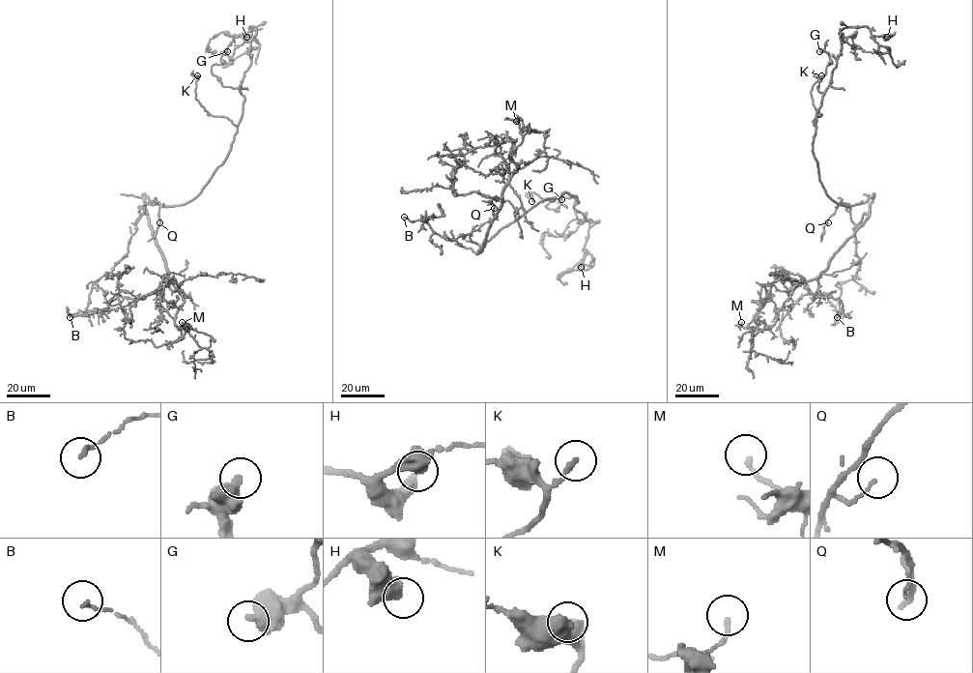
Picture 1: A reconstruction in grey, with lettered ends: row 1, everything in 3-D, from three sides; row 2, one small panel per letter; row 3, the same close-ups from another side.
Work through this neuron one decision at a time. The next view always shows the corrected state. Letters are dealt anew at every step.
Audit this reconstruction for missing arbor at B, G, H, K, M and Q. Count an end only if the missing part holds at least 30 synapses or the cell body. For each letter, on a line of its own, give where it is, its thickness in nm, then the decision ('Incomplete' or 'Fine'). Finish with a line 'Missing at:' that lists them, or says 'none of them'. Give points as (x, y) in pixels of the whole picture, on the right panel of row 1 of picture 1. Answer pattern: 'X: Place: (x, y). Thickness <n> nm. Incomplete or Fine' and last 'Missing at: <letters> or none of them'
B: Place: (837, 317). Thickness 150 nm. Fine
G: Place: (819, 51). Thickness 360 nm. Fine
H: Place: (887, 37). Thickness 440 nm. Fine
K: Place: (821, 75). Thickness 200 nm. Fine
M: Place: (741, 322). Thickness 150 nm. Fine
Q: Place: (828, 222). Thickness 90 nm. Fine
Missing at: none of them

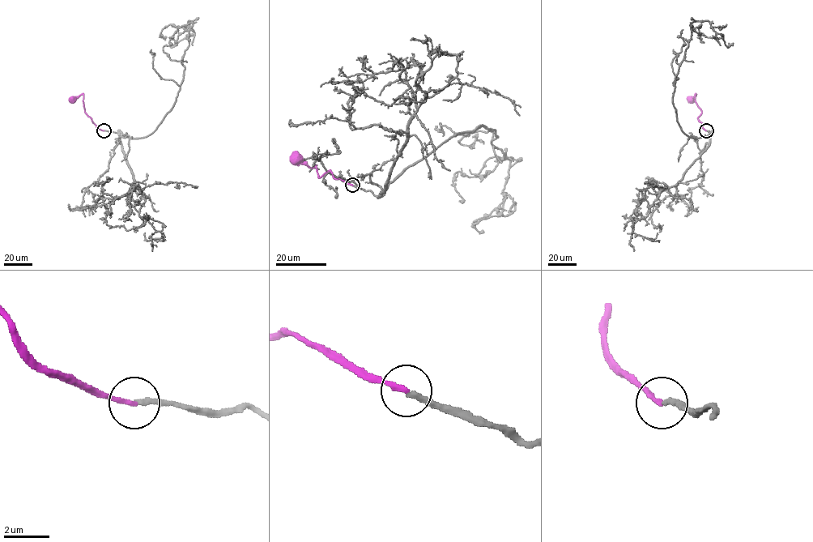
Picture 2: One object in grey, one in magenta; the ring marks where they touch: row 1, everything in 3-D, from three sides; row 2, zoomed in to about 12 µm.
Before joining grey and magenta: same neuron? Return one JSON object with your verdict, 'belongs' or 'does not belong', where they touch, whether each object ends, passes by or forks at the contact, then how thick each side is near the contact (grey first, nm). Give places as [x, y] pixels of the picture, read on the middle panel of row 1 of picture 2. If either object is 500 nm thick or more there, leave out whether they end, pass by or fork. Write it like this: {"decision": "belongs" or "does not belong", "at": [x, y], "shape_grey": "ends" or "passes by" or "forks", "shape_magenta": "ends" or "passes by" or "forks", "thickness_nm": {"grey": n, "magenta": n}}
{"decision": "belongs", "at": [352, 185], "shape_grey": "ends", "shape_magenta": "ends", "thickness_nm": {"grey": 240, "magenta": 200}}

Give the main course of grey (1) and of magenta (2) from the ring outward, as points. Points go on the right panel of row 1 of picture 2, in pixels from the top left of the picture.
1: (706, 130), (712, 130), (700, 138), (686, 134), (673, 104), (691, 23), (708, 20), (727, 46), (733, 43)
2: (706, 130), (698, 118), (701, 113), (695, 100), (695, 94), (691, 100)

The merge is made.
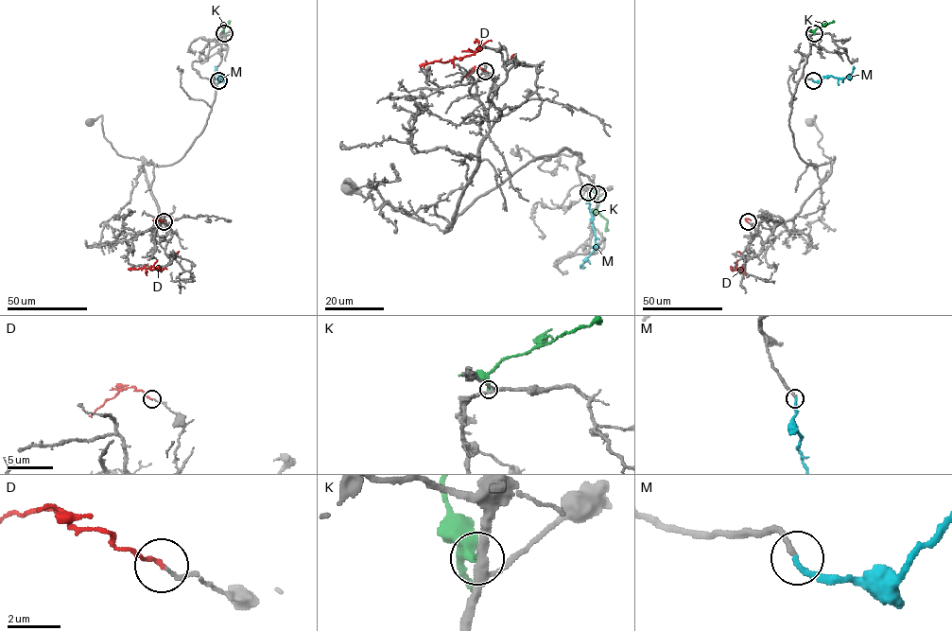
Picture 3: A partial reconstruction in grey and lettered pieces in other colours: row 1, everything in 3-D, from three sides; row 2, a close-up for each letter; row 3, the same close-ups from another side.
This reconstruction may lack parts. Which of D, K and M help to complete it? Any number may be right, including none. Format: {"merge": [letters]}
{"merge": ["M"]}

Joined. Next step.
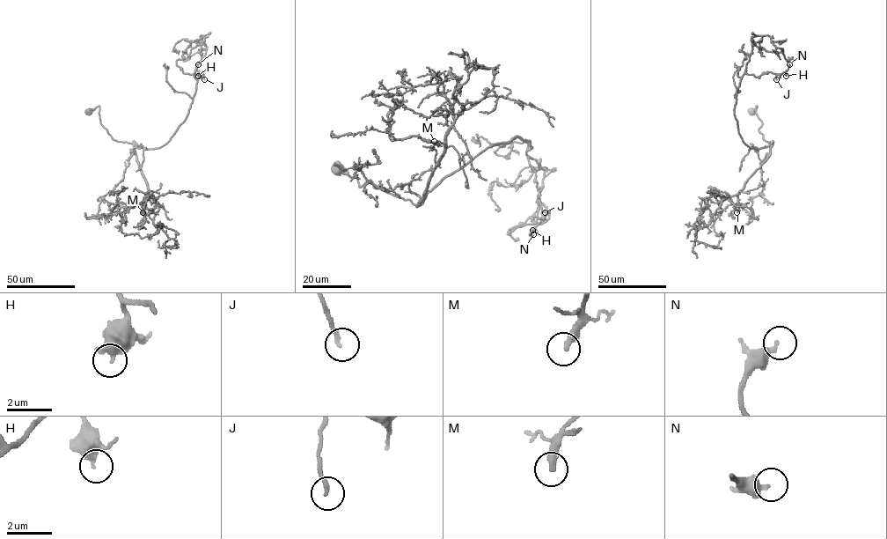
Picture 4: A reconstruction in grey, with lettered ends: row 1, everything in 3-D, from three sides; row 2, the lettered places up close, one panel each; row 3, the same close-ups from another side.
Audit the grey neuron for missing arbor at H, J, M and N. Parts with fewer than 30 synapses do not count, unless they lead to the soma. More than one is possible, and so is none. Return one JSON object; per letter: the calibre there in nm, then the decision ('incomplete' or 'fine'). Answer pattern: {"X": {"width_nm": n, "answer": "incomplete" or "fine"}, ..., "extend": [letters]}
{"H": {"width_nm": 440, "answer": "fine"}, "J": {"width_nm": 160, "answer": "fine"}, "M": {"width_nm": 320, "answer": "incomplete"}, "N": {"width_nm": 360, "answer": "fine"}, "extend": ["M"]}

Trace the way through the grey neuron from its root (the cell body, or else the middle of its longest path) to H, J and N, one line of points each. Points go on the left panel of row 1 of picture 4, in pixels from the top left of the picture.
H: (89, 111), (99, 107), (113, 139), (159, 148), (186, 118), (198, 76)
J: (89, 111), (99, 107), (101, 124), (113, 139), (159, 148), (186, 116), (194, 73), (204, 79)
N: (89, 111), (99, 107), (101, 124), (113, 139), (159, 148), (186, 116), (194, 73), (203, 74), (198, 64)

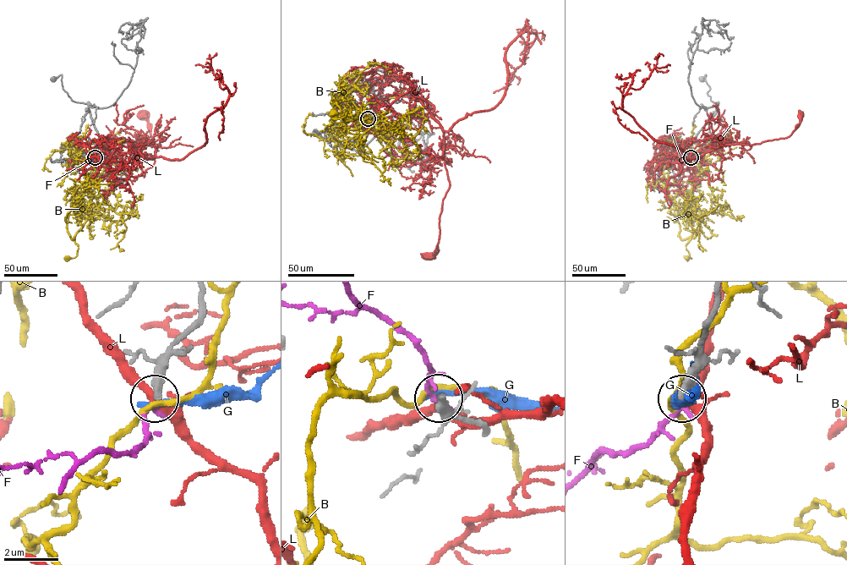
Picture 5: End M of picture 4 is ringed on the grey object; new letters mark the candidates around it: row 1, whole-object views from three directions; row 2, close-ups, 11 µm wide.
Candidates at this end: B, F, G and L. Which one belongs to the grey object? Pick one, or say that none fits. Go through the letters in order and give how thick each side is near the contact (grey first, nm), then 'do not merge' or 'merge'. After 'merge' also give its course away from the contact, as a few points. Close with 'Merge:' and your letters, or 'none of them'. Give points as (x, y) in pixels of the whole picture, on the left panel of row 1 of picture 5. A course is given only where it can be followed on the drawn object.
B: 320 nm thick on the grey side, 190 nm on the other; do not merge
F: 320 nm thick on the grey side, 200 nm on the other; merge; it runs (95, 157), (86, 164), (76, 162)
G: 320 nm thick on the grey side, 260 nm on the other; do not merge
L: 400 nm thick on the grey side, 320 nm on the other; do not merge
Merge: F

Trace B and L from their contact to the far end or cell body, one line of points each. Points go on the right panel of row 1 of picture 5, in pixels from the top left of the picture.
B: (691, 157), (691, 163), (699, 164), (691, 191), (692, 235), (685, 246), (691, 258), (686, 259)
L: (691, 156), (687, 169), (689, 158), (721, 145), (786, 138), (799, 126), (800, 116)

